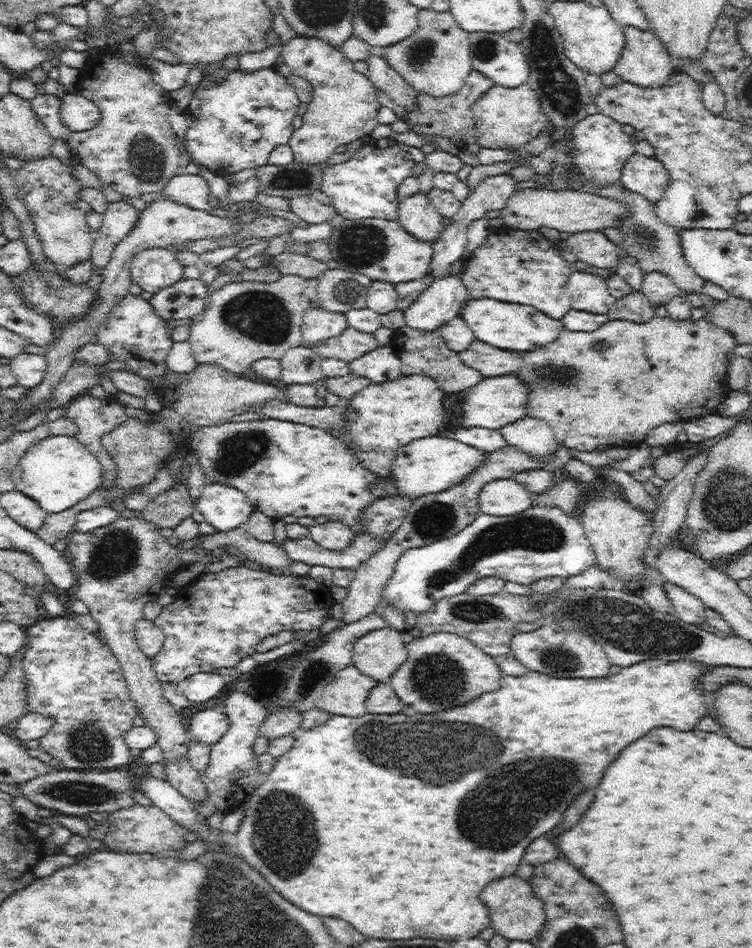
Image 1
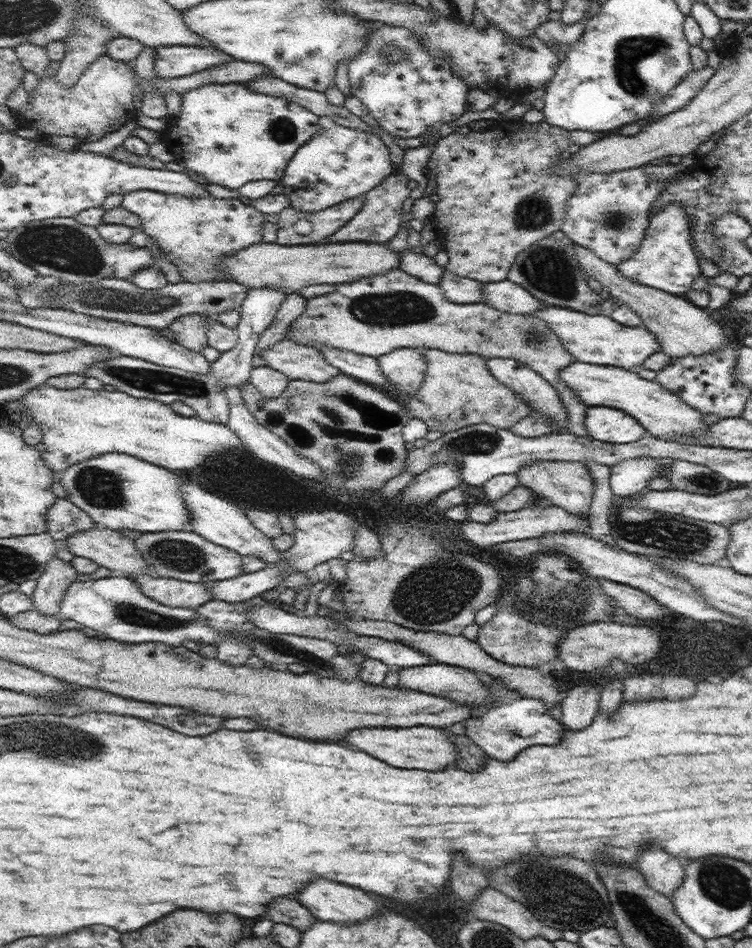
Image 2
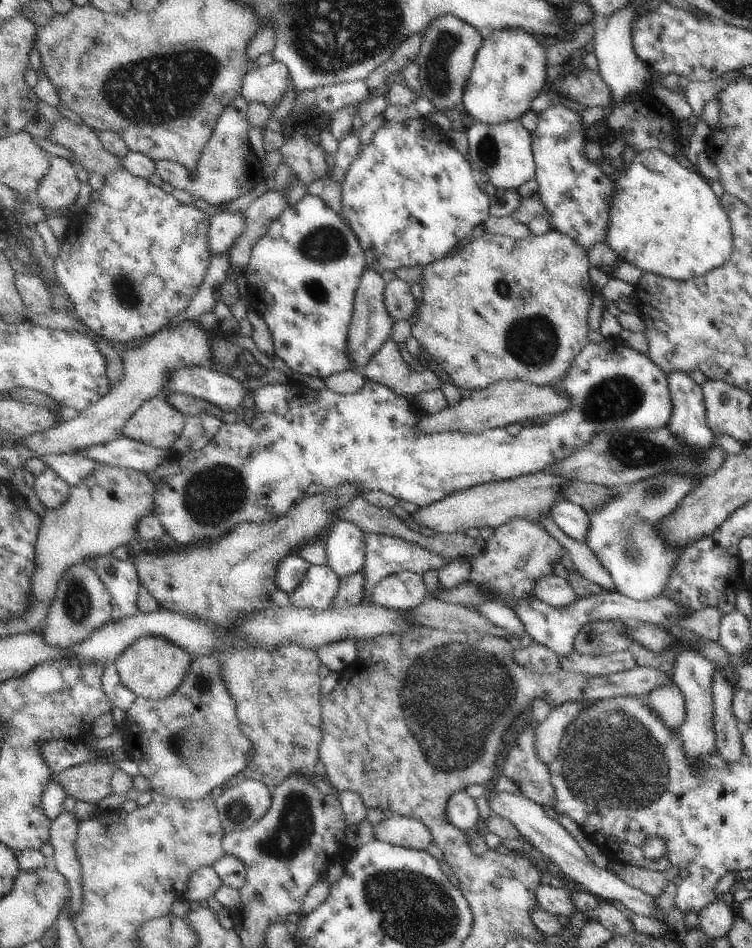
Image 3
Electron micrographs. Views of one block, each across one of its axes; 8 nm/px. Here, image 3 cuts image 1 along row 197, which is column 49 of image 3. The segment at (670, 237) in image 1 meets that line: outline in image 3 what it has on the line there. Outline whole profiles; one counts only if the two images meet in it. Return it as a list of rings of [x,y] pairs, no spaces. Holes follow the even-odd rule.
[[[77,562],[65,576],[61,576],[61,584],[57,584],[57,592],[51,600],[49,618],[45,624],[45,638],[49,646],[57,648],[73,648],[75,644],[85,642],[91,634],[103,624],[113,620],[113,598],[105,588],[105,582],[97,576],[97,570],[89,562]]]

